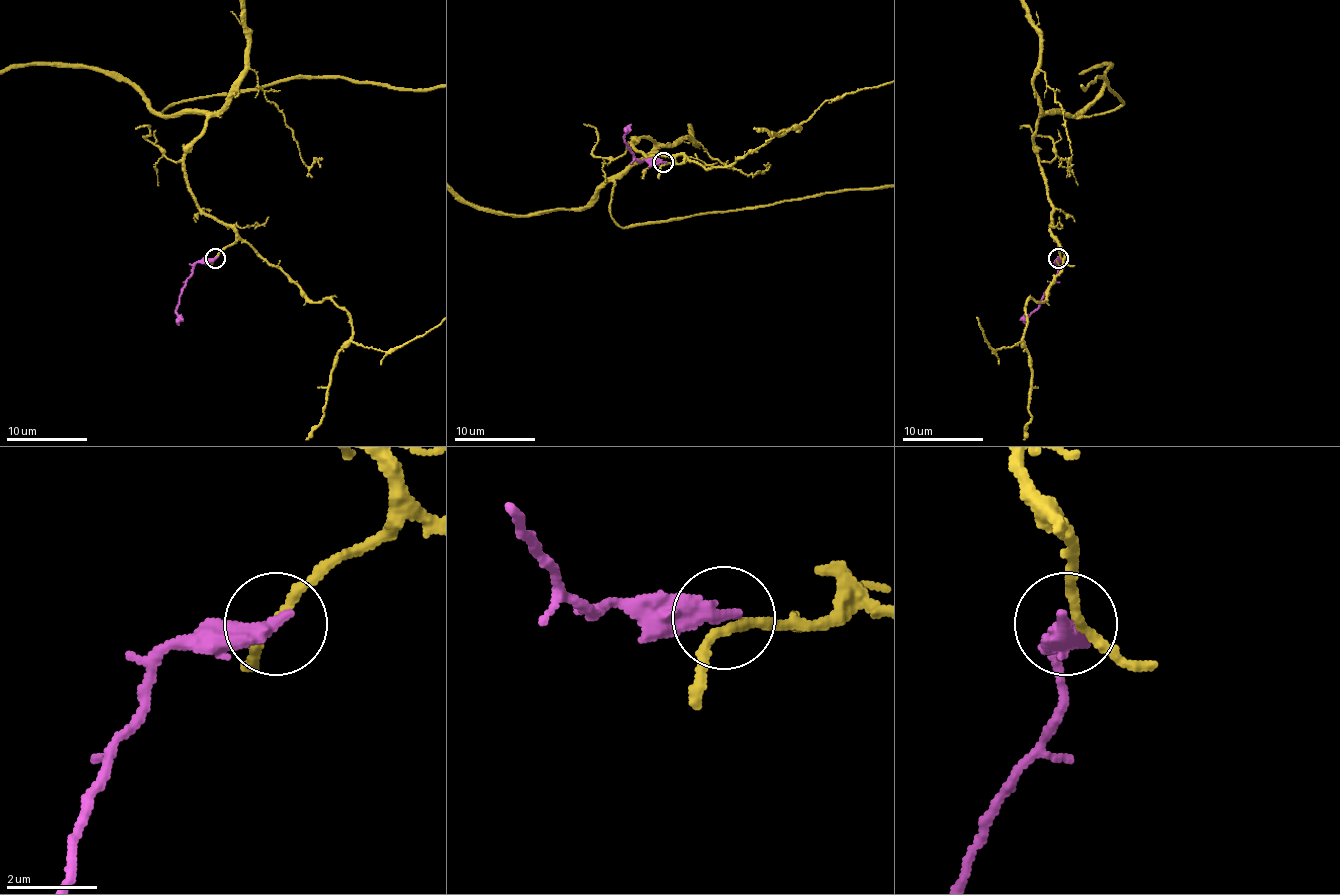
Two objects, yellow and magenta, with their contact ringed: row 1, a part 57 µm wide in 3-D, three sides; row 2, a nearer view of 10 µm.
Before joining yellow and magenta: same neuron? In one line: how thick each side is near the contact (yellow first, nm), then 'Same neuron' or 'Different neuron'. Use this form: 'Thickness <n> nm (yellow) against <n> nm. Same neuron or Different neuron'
Thickness 200 nm (yellow) against 440 nm. Different neuron

